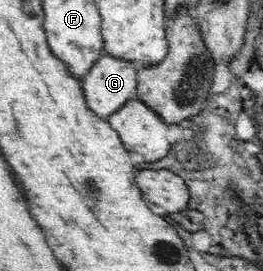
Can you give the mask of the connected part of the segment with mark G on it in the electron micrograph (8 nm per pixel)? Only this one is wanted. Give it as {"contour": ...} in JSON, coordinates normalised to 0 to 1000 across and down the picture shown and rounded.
{"contour":[[[392,199],[316,280],[312,321],[346,410],[411,439],[445,421],[494,369],[513,362],[525,314],[521,236]]]}

